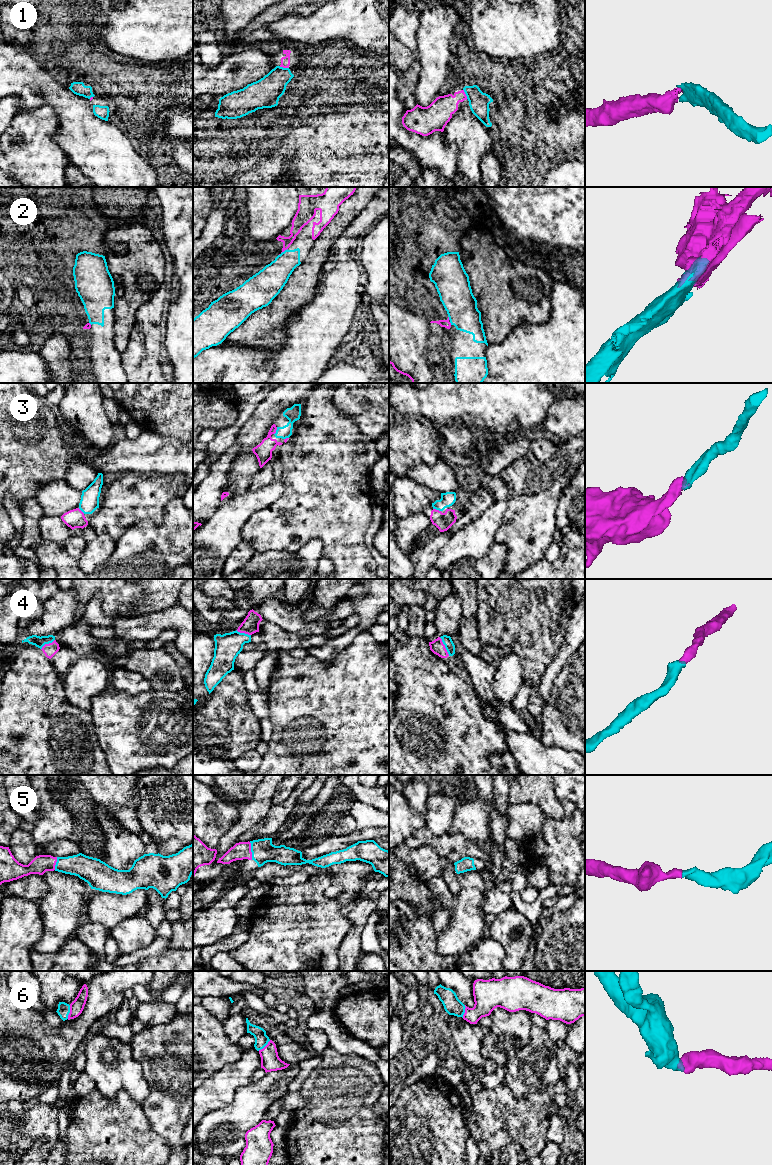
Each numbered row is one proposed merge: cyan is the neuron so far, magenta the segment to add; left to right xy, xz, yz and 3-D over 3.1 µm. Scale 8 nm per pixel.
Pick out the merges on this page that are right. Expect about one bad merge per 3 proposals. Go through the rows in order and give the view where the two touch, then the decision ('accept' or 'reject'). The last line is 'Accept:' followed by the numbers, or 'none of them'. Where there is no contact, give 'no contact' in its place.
1: contact in xz; accept
2: contact in xz; accept
3: contact in yz; accept
4: contact in yz; accept
5: contact in xz; accept
6: contact in xy; accept
Accept: 1, 2, 3, 4, 5, 6

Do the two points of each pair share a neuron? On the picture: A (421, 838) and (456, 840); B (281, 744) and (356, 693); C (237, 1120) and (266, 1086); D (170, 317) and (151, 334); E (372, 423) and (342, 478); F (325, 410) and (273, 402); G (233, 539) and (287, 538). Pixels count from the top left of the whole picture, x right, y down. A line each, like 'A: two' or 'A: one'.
A: one
B: one
C: one
D: two
E: two
F: two
G: two

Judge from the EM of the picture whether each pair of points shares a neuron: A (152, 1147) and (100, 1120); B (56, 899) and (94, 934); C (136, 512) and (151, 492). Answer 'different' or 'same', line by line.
A: same
B: different
C: same

